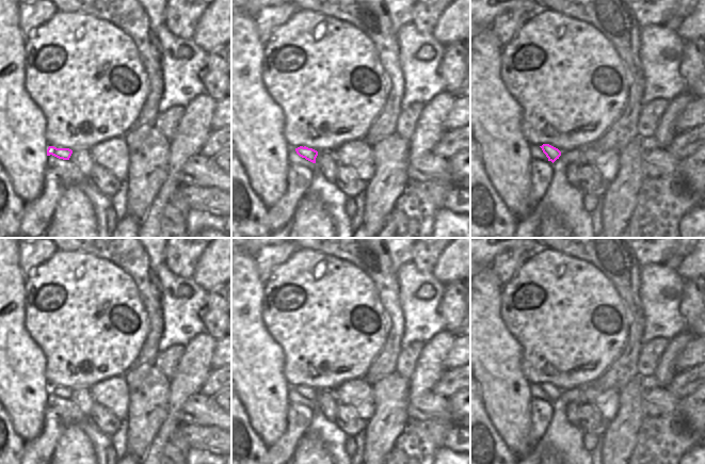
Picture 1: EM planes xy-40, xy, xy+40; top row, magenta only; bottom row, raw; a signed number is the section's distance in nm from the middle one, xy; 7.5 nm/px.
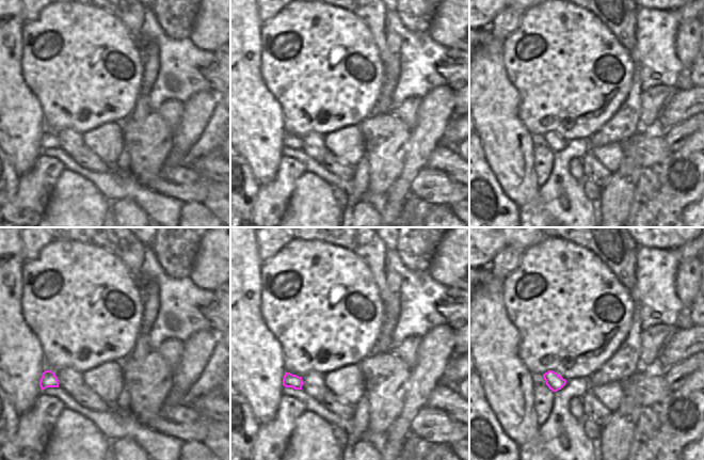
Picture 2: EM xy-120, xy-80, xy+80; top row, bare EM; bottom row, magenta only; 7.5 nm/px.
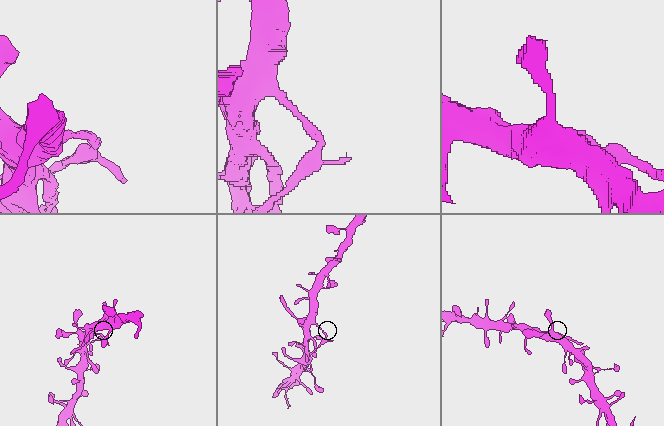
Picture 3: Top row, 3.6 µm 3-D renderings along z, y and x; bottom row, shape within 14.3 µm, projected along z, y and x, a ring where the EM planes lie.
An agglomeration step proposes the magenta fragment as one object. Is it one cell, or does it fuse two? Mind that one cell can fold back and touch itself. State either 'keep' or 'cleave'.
cleave

